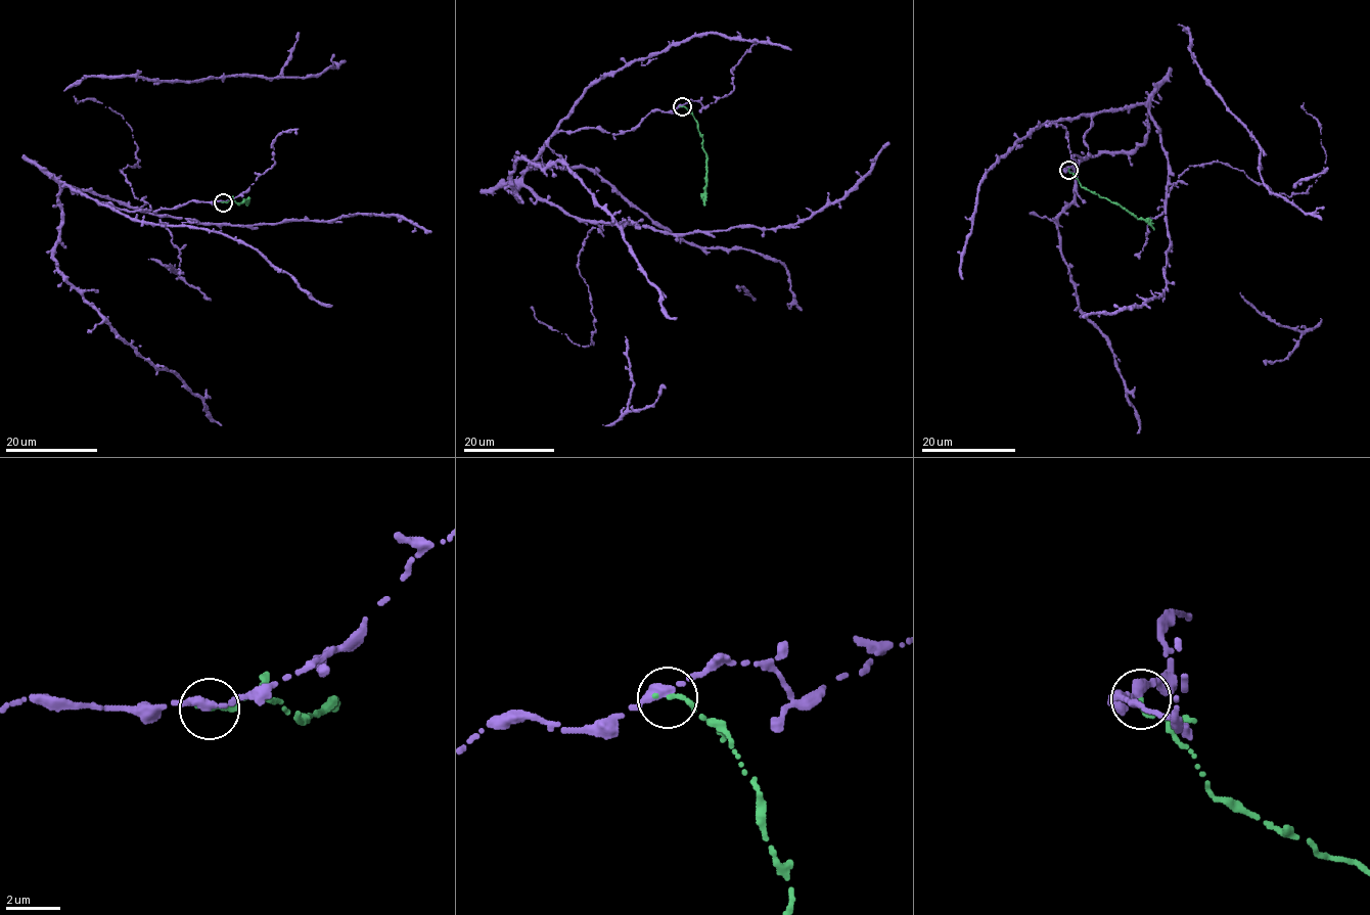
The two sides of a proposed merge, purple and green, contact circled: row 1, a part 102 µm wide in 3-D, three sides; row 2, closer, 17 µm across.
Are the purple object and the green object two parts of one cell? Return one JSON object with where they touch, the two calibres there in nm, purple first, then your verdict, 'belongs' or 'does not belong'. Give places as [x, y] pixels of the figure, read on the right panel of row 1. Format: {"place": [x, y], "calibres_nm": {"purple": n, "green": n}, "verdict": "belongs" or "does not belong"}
{"place": [1068, 170], "calibres_nm": {"purple": 300, "green": 180}, "verdict": "does not belong"}

